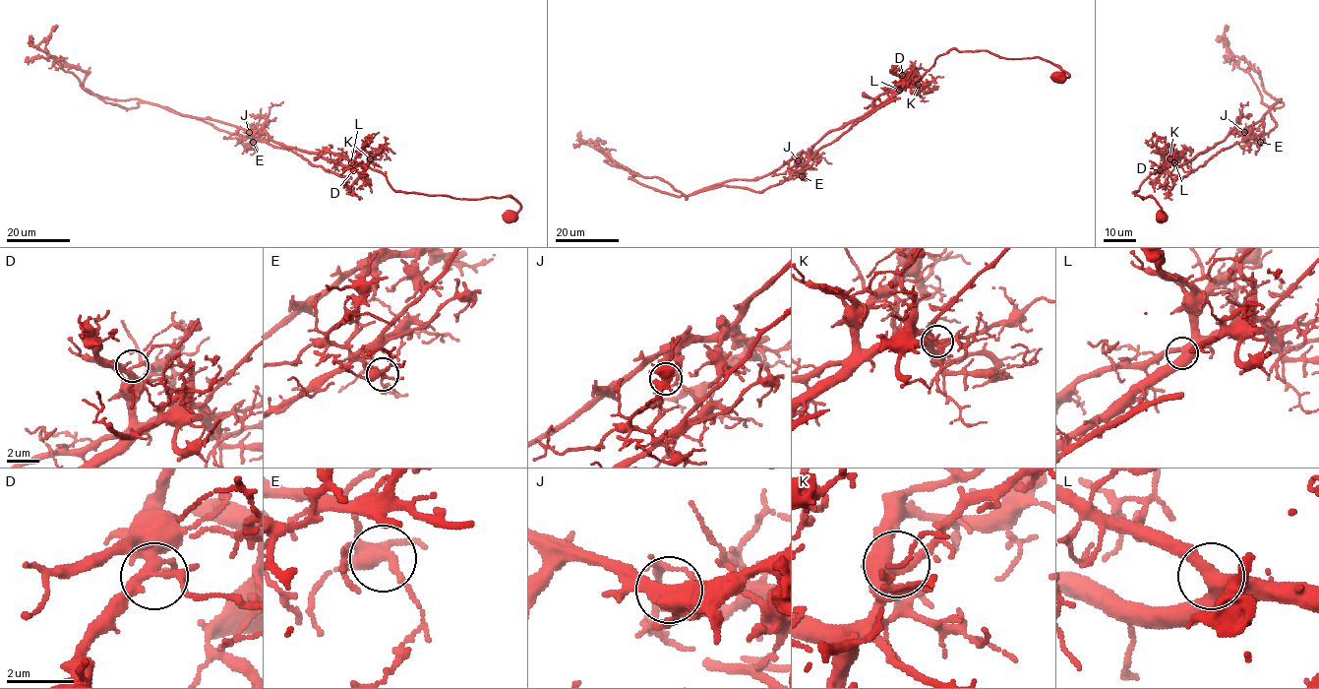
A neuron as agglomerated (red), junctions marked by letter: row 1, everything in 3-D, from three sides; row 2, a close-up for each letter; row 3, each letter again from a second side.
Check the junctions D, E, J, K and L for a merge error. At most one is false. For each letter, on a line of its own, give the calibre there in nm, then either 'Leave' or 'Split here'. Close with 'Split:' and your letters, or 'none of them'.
D: Thickness 280 nm. Leave
E: Thickness 360 nm. Leave
J: Thickness 140 nm. Split here
K: Thickness 480 nm. Leave
L: Thickness 420 nm. Leave
Split: J

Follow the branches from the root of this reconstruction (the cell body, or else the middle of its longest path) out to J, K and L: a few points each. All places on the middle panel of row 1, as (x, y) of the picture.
J: (1060, 77), (1068, 75), (1039, 57), (1004, 58), (987, 50), (951, 48), (916, 83), (829, 130), (798, 159)
K: (1060, 77), (1068, 75), (1039, 57), (1004, 58), (987, 50), (951, 48), (935, 59), (918, 85)
L: (1060, 77), (1068, 75), (1039, 57), (1004, 58), (987, 50), (951, 48), (916, 83), (899, 90)

